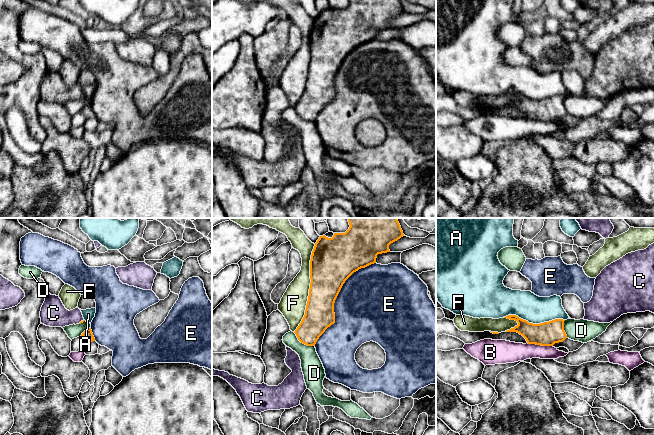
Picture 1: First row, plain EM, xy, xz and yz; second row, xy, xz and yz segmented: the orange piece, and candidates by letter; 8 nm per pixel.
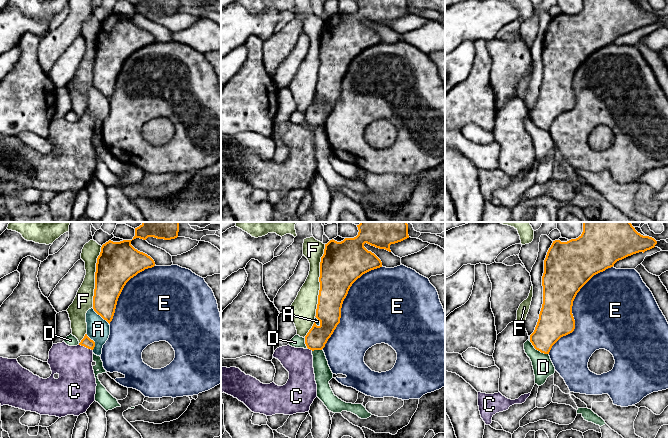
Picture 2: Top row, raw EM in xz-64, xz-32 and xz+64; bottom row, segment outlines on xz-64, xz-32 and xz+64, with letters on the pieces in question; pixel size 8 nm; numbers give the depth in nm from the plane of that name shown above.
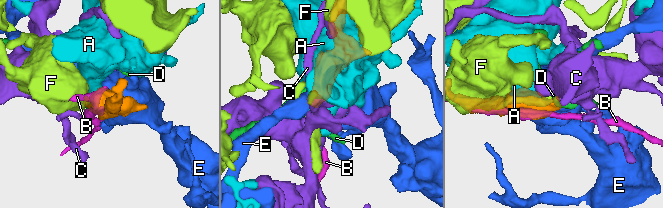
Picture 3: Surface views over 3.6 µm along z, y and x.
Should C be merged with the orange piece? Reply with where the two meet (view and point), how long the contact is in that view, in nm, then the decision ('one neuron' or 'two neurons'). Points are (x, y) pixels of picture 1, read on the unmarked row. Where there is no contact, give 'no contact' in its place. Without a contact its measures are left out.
xy (81, 97) | 60 nm | one neuron

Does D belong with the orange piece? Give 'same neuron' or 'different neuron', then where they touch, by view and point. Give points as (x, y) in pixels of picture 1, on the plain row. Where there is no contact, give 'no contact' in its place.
different neuron | xz (303, 119)

